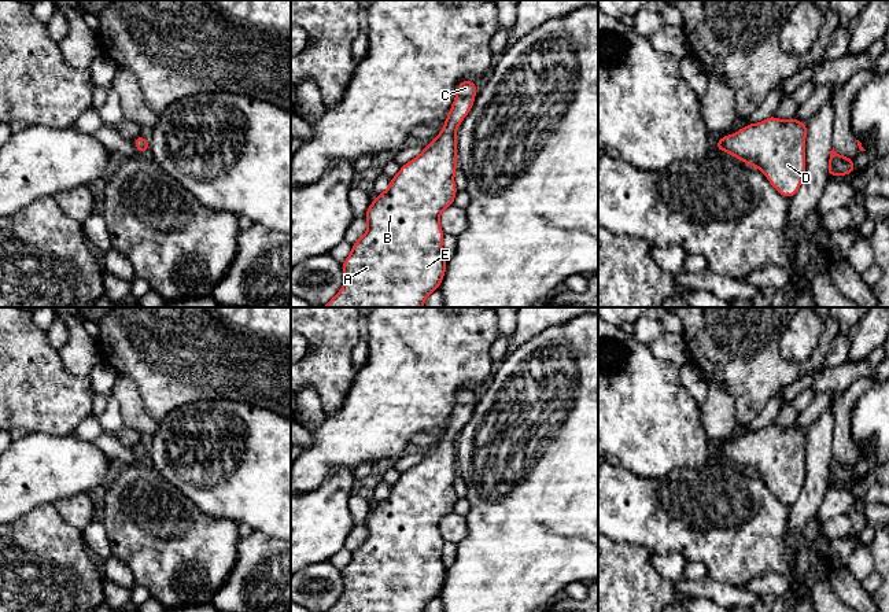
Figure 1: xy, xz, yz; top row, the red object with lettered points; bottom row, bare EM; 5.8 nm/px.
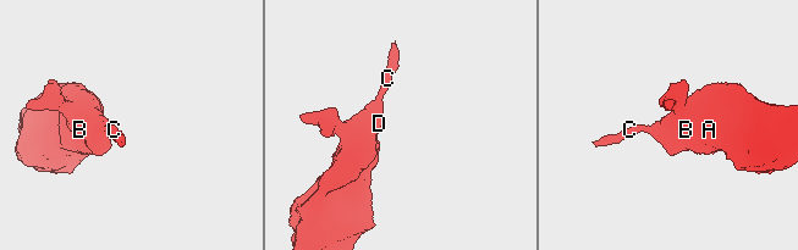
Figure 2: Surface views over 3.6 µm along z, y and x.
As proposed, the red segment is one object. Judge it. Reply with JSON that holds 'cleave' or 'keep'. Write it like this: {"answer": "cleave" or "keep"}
{"answer": "keep"}

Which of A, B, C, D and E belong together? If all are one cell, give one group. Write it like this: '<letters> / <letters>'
A B C D E

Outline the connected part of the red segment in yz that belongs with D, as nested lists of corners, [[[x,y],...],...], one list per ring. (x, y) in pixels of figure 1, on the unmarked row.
[[[774,421],[726,442],[715,450],[715,456],[760,476],[783,505],[792,506],[805,483],[807,438],[808,432],[796,424],[781,428]]]

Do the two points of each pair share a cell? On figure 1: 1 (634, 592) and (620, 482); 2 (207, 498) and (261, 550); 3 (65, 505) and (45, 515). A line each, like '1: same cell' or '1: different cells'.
1: different cells
2: different cells
3: different cells

